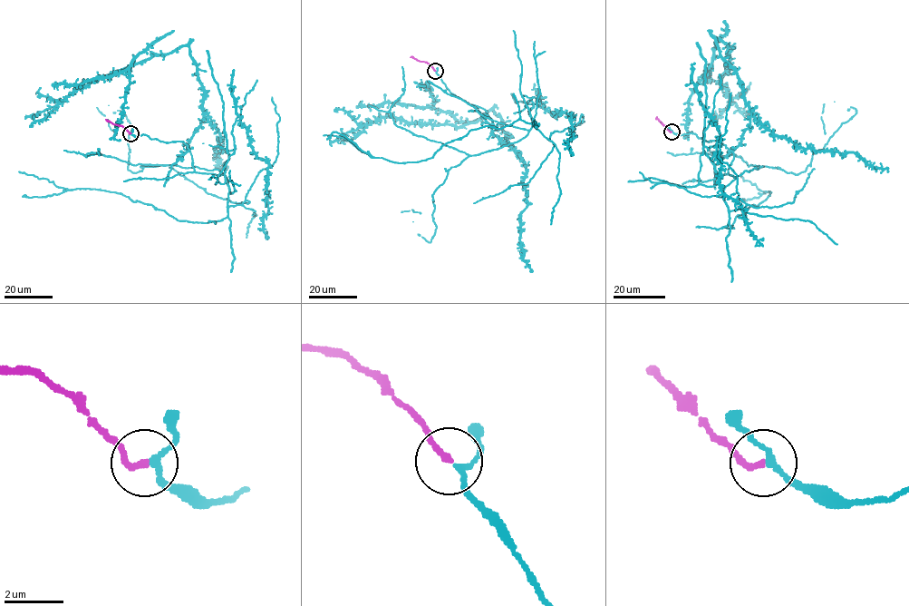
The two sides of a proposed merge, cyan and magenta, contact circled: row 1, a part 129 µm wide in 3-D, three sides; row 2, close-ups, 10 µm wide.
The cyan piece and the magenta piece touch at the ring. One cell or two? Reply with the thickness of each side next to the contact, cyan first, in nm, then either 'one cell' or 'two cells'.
170 nm thick on the cyan side, 200 nm on the other; one cell

